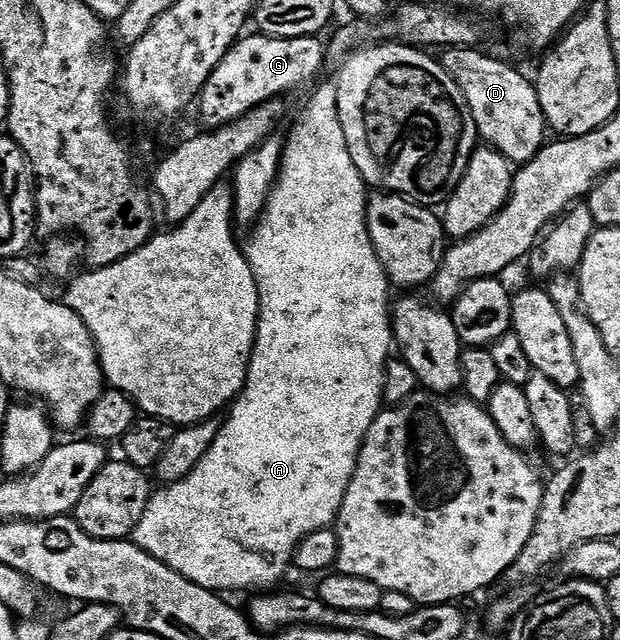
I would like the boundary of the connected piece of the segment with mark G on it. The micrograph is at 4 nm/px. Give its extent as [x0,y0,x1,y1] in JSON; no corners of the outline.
[198,33,326,128]

